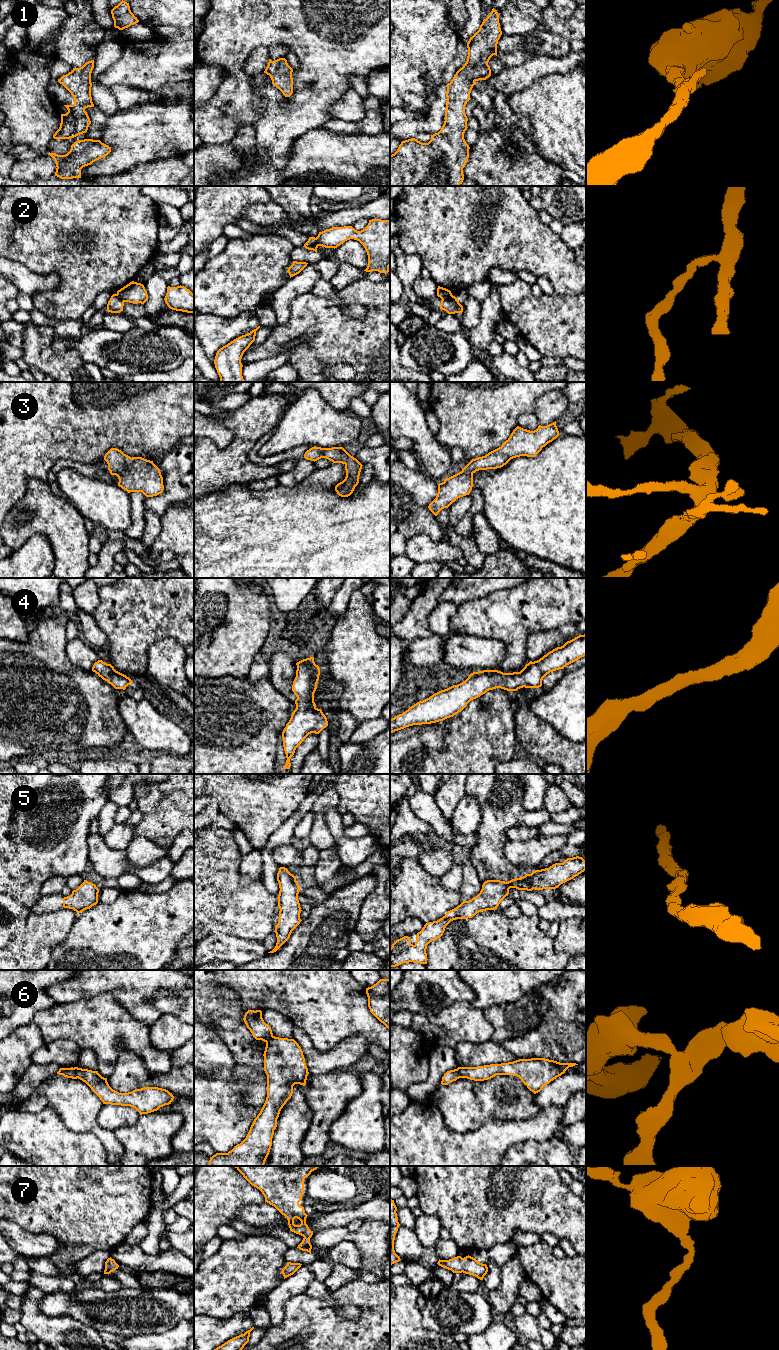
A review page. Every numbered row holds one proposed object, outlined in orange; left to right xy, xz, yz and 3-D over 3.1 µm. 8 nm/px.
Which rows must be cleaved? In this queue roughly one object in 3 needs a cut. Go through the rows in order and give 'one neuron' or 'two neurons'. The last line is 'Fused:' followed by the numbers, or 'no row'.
1: one neuron
2: two neurons
3: one neuron
4: one neuron
5: one neuron
6: two neurons
7: one neuron
Fused: 2, 6

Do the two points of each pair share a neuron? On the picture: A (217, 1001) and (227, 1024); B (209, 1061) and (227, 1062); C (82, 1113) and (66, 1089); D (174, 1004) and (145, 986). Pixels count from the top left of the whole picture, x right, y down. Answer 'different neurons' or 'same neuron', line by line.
A: same neuron
B: same neuron
C: same neuron
D: different neurons

